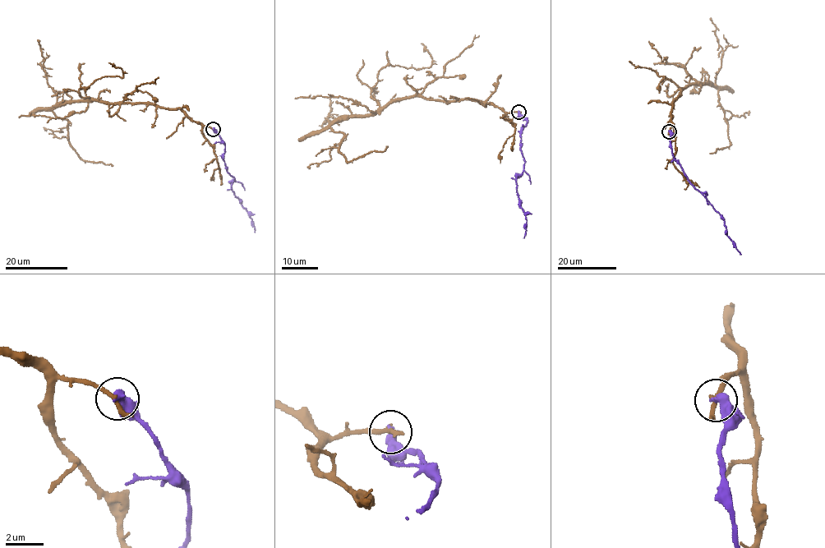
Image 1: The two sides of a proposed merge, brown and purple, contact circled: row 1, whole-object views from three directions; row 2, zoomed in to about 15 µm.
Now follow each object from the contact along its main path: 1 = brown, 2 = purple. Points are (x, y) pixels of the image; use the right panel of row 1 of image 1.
1: (669, 131), (672, 126), (674, 99), (680, 89), (708, 81), (717, 91), (730, 144), (709, 153)
2: (669, 131), (672, 155), (695, 188), (705, 194), (724, 221), (727, 236), (741, 254)

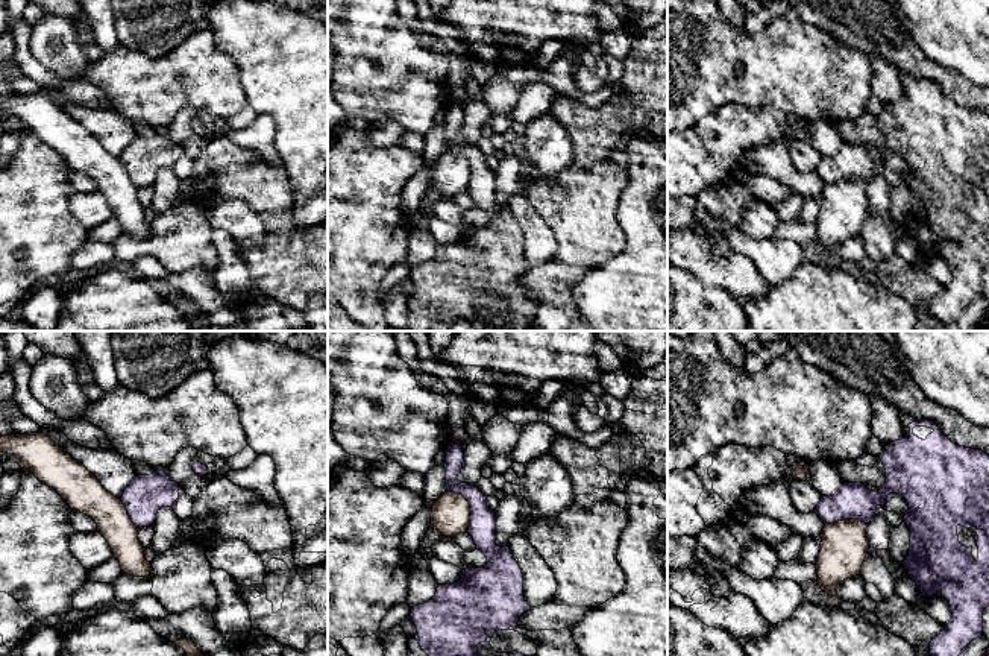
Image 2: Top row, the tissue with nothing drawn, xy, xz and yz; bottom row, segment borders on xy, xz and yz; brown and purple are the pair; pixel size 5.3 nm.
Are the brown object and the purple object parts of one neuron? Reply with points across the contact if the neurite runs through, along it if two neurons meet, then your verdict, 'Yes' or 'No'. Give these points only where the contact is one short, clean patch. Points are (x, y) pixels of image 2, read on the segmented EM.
Boundary: xz (446, 491), (454, 491), (467, 501), (467, 530). No

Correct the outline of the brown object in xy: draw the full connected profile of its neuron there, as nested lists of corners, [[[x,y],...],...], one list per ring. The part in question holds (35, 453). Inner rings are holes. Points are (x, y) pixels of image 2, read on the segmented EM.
[[[41,433],[2,436],[0,453],[53,487],[71,510],[89,516],[124,574],[150,576],[152,565],[144,557],[138,527],[123,501],[108,492],[82,463]]]

